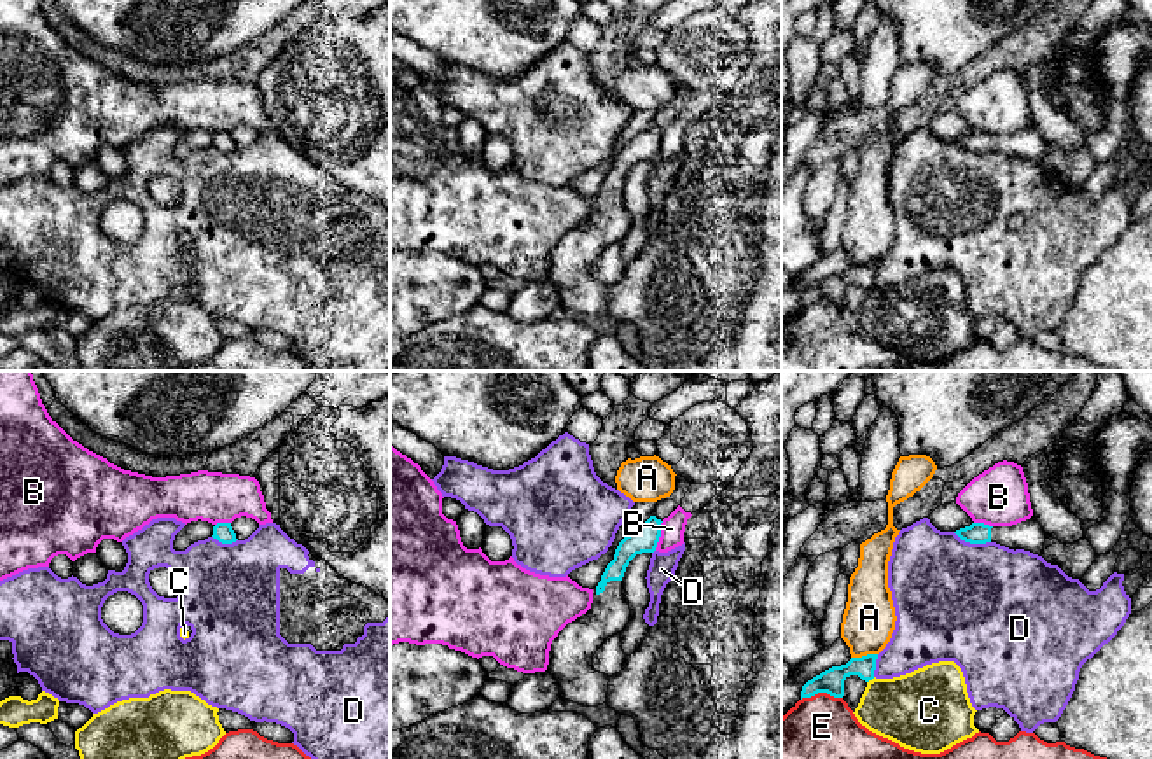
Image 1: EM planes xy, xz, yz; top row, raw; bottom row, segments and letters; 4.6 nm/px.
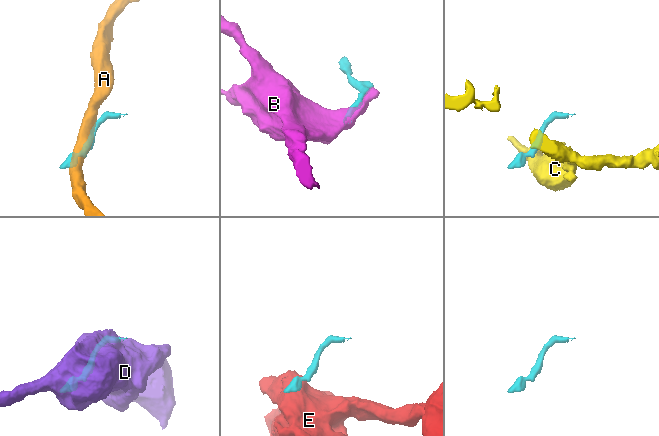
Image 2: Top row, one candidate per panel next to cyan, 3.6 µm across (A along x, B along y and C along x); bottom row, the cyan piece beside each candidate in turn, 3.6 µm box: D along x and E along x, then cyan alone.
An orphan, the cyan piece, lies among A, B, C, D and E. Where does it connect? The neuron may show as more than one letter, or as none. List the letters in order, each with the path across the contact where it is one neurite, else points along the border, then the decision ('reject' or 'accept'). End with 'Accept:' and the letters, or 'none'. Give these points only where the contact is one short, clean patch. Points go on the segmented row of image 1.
A: reject
B: reject
C: reject
D: reject
E: border yz (841, 696), (815, 693), (801, 700); reject
Accept: none

